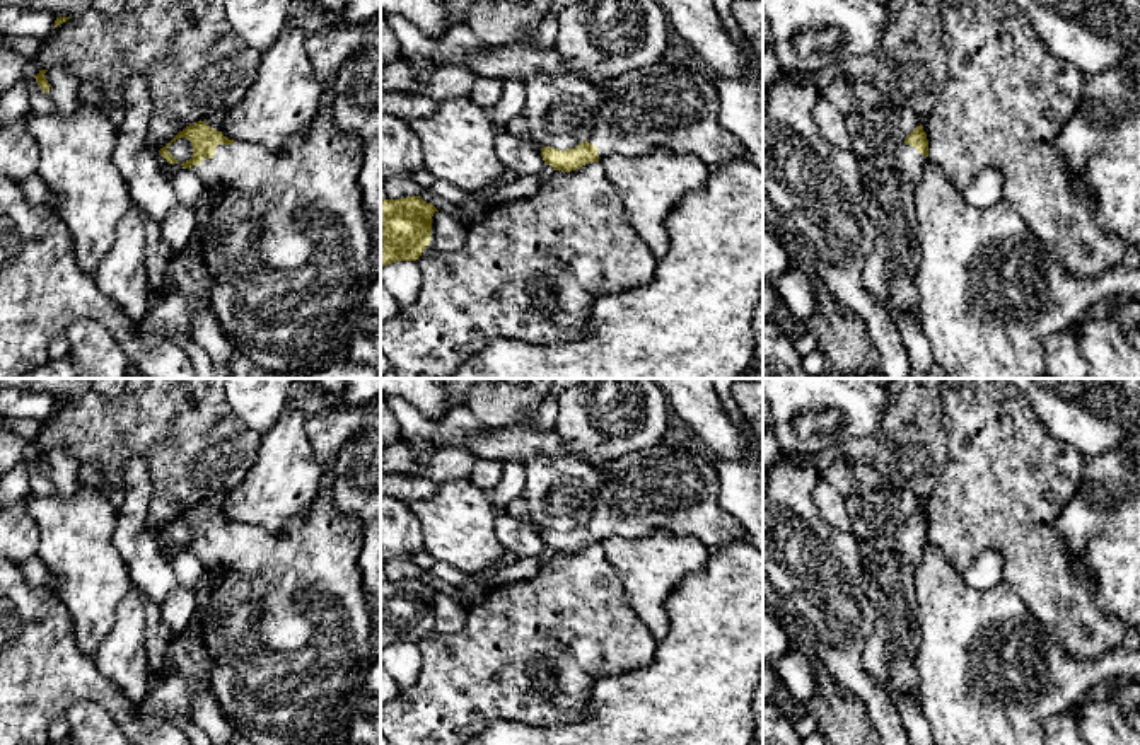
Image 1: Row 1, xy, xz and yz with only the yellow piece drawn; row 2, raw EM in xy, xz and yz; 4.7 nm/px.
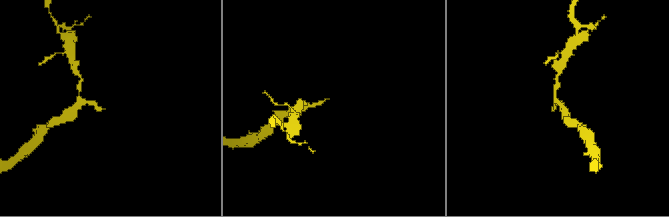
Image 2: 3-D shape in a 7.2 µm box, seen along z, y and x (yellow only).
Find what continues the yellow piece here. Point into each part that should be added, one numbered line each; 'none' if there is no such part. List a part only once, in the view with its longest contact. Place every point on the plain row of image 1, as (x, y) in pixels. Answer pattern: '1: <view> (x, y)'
1: xy (289, 629)

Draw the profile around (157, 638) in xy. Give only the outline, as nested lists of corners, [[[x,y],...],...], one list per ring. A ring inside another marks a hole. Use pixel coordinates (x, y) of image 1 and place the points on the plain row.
[[[160,621],[154,627],[145,629],[145,648],[148,653],[150,668],[159,675],[167,673],[167,648],[171,644],[171,627]]]

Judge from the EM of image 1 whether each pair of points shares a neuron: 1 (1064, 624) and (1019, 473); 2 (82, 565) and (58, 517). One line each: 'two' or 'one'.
1: one
2: one

